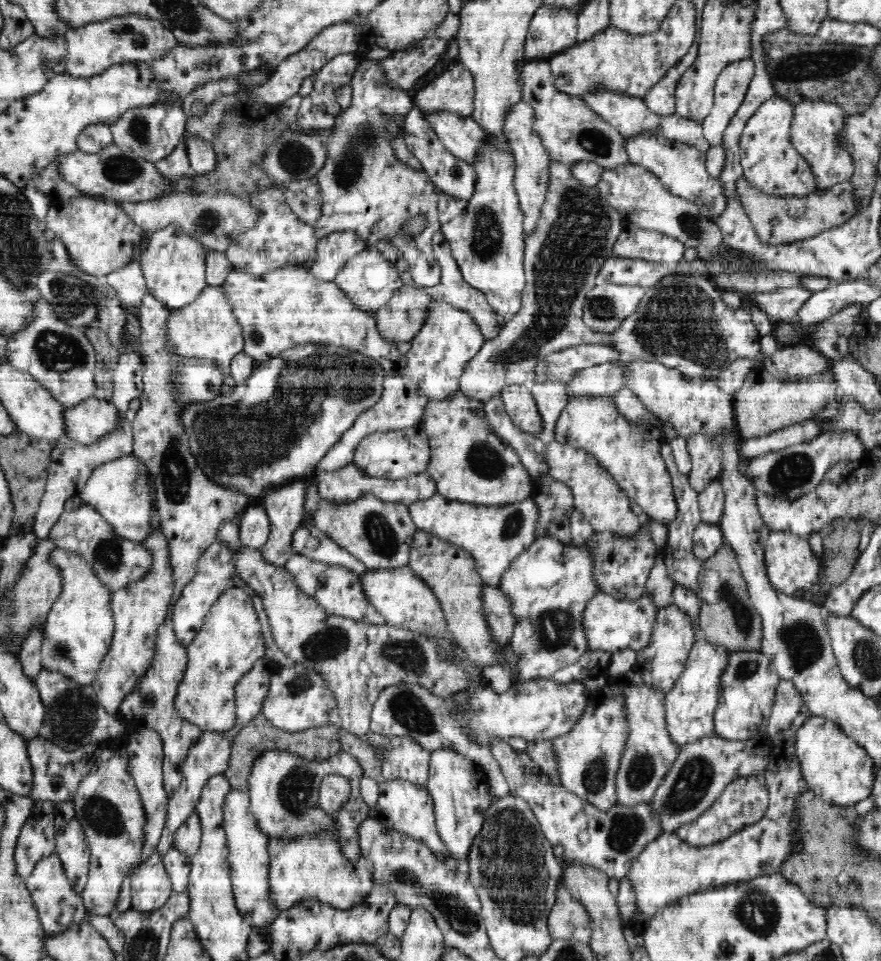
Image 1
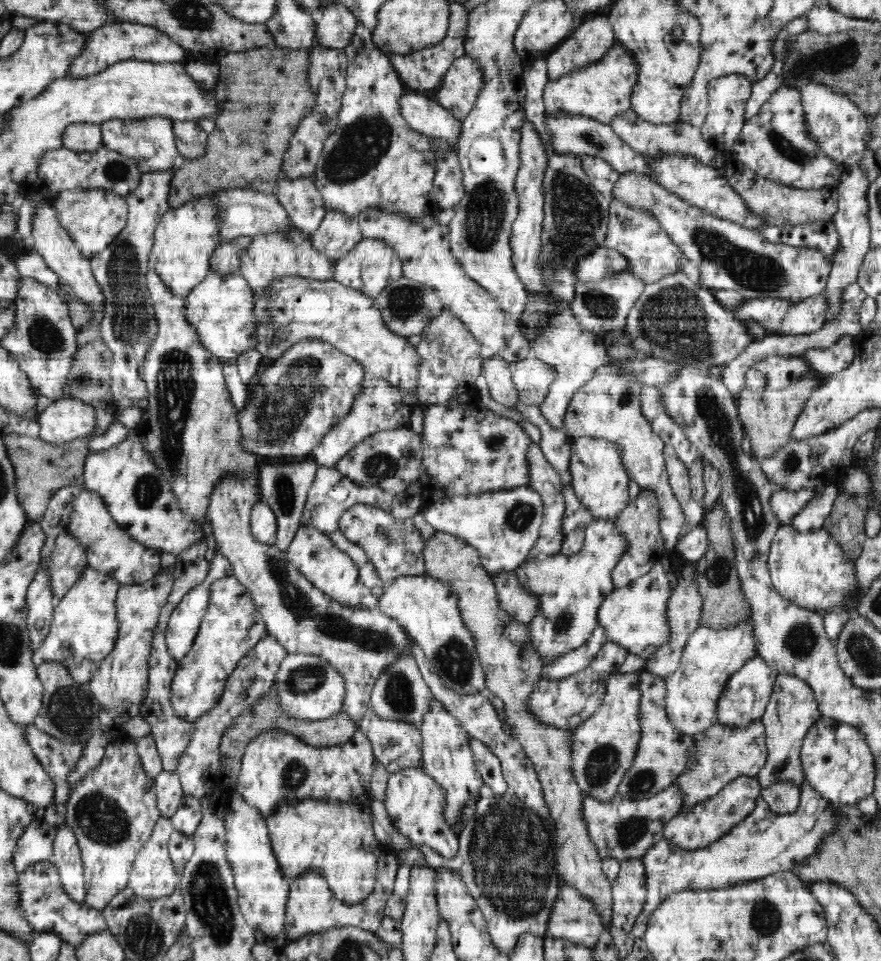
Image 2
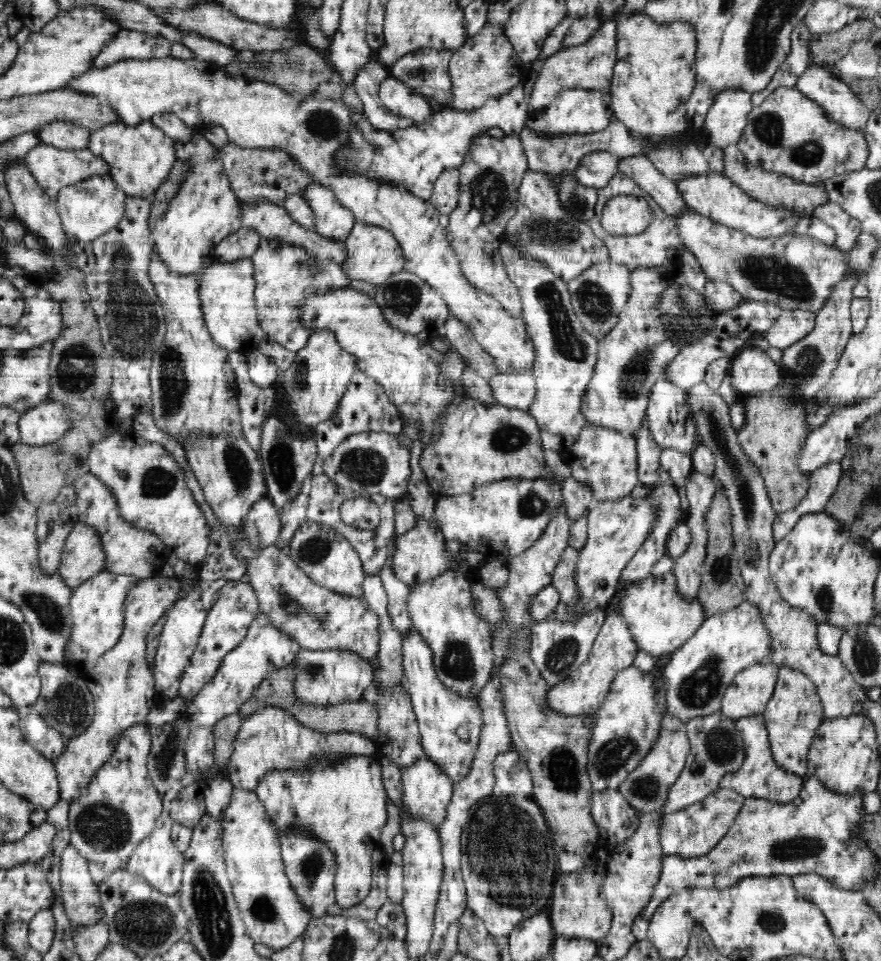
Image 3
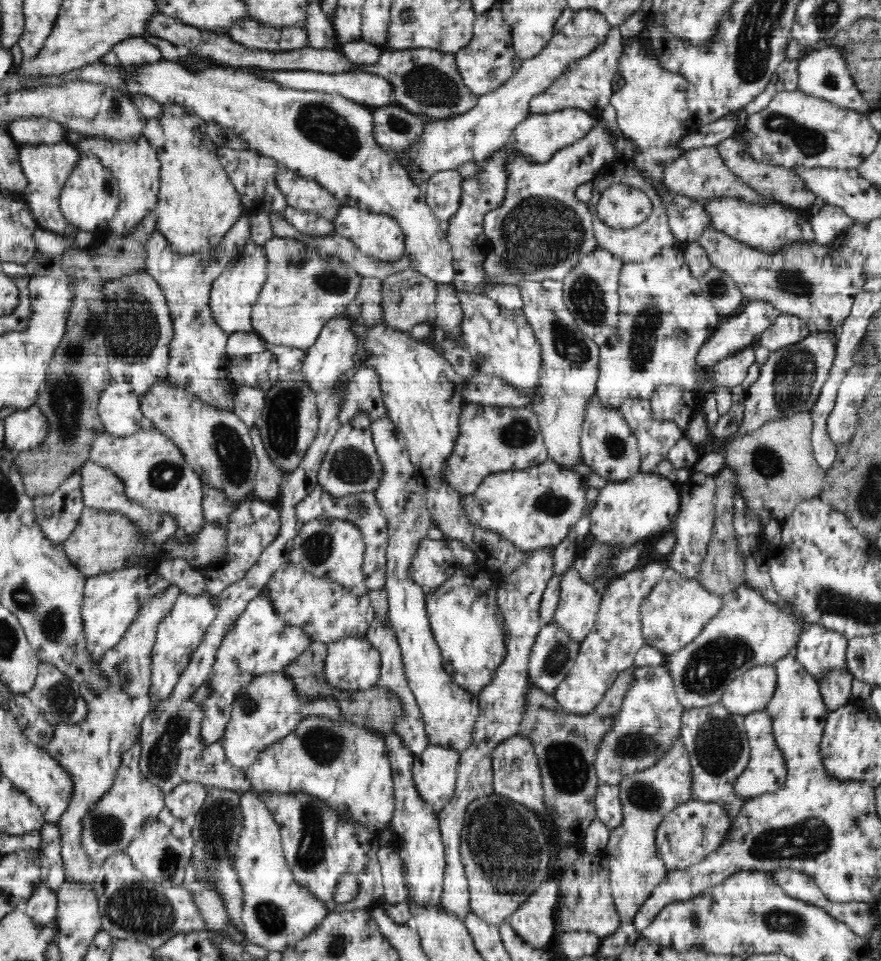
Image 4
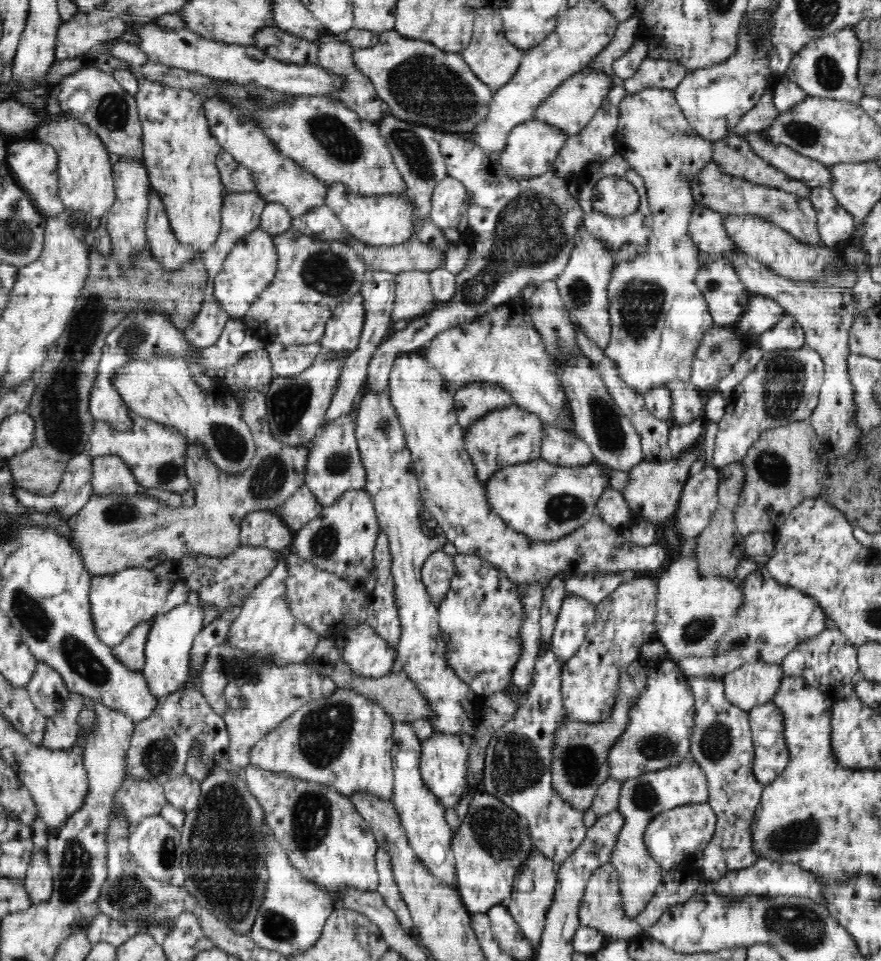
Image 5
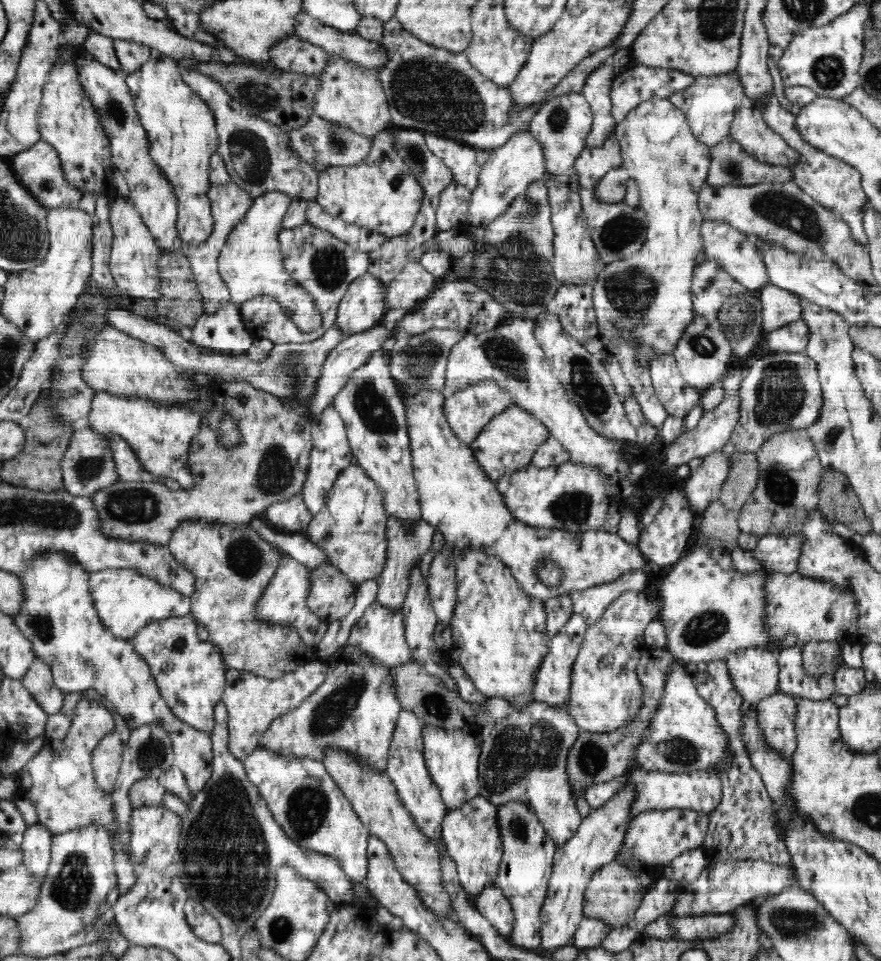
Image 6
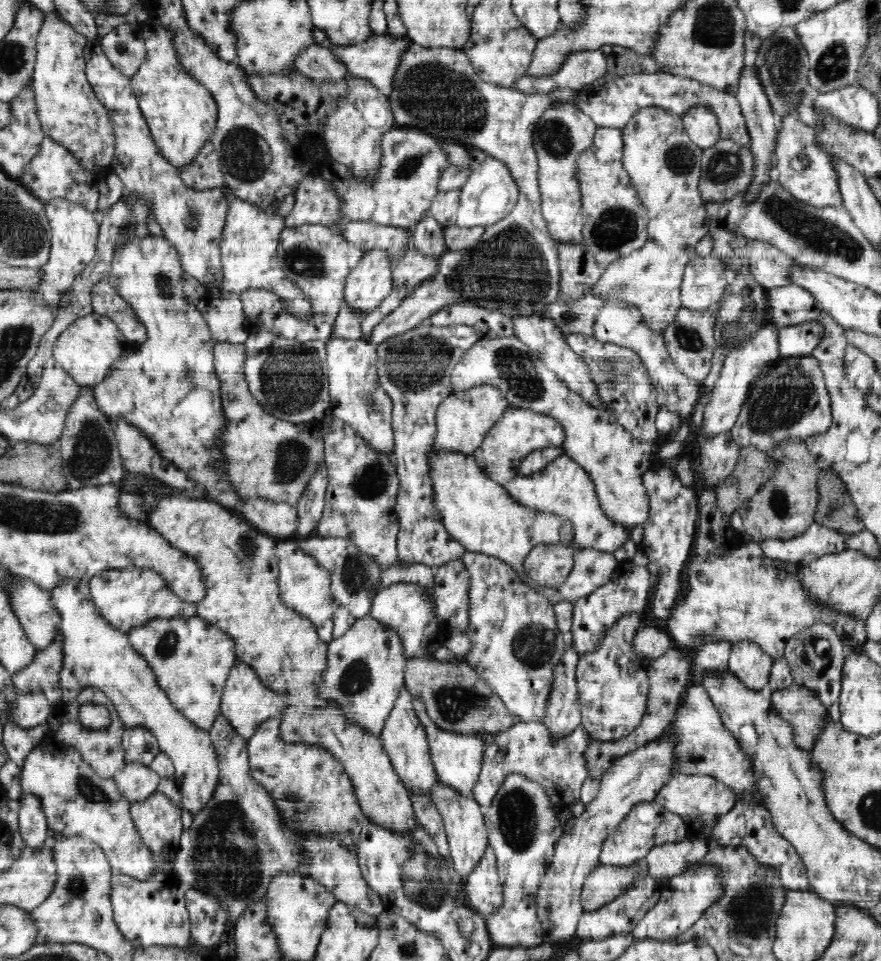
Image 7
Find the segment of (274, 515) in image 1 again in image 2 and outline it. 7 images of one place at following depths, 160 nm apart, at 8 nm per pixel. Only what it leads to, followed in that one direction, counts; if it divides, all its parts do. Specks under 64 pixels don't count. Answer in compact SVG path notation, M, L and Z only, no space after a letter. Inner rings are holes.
M310 456L300 462L272 460L272 462L261 462L259 471L260 500L270 505L276 515L276 546L281 552L286 552L290 541L294 538L296 530L300 526L300 516L305 510L306 499L310 486L314 483L317 467L319 464Z

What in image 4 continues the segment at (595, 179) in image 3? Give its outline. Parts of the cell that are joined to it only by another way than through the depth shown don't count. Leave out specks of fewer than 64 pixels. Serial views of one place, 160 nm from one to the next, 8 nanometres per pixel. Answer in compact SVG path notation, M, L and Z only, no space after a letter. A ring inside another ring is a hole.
M599 117L597 123L580 140L556 151L548 162L541 165L528 162L516 149L518 156L511 163L505 164L507 185L502 203L498 208L490 210L483 220L483 231L491 247L482 261L482 268L485 280L490 286L516 285L516 282L522 279L534 282L562 281L582 257L592 254L593 250L598 248L593 231L593 217L587 203L576 197L576 188L590 182L606 163L616 159L614 144L614 133L604 125L602 117Z

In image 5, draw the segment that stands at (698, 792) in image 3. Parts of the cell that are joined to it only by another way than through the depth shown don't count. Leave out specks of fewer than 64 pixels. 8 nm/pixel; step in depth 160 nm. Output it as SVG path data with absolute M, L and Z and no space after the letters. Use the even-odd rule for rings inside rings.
M702 677L689 678L692 693L694 694L694 730L690 736L691 758L702 767L706 779L708 779L708 802L715 812L717 821L715 831L703 852L702 863L703 876L712 882L722 878L727 872L748 868L759 858L752 847L752 829L750 824L754 820L756 806L760 804L764 785L758 782L752 773L752 762L754 760L754 746L752 742L752 731L749 725L748 711L736 707L726 699L723 678L704 679Z

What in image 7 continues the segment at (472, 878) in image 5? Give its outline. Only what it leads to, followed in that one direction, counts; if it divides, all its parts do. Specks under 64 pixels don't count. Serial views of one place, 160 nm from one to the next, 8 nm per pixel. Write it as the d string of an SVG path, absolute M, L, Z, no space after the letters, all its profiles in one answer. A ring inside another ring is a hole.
M440 780L434 783L434 786L430 789L429 796L431 796L431 801L442 817L454 869L464 879L471 873L475 864L478 864L480 857L488 846L485 809L473 798L462 798L458 791L455 791L450 785L444 785Z

